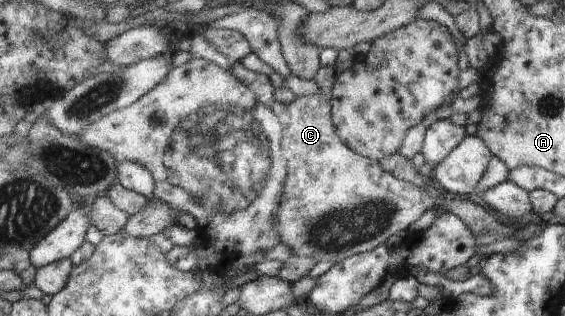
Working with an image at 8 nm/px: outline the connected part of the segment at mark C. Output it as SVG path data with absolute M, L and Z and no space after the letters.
M242 62L233 63L232 67L240 83L246 83L250 89L254 89L260 103L269 105L285 127L283 153L289 162L288 179L284 183L284 197L280 199L280 209L276 215L276 229L294 256L310 257L316 262L322 260L338 263L354 254L370 251L387 241L392 234L407 230L422 213L432 209L440 211L438 205L443 197L438 187L432 187L431 184L416 187L396 179L386 170L382 171L376 160L358 155L343 143L335 134L335 126L331 123L331 104L322 92L294 97L289 105L277 103L274 100L276 89L268 75L248 70Z

